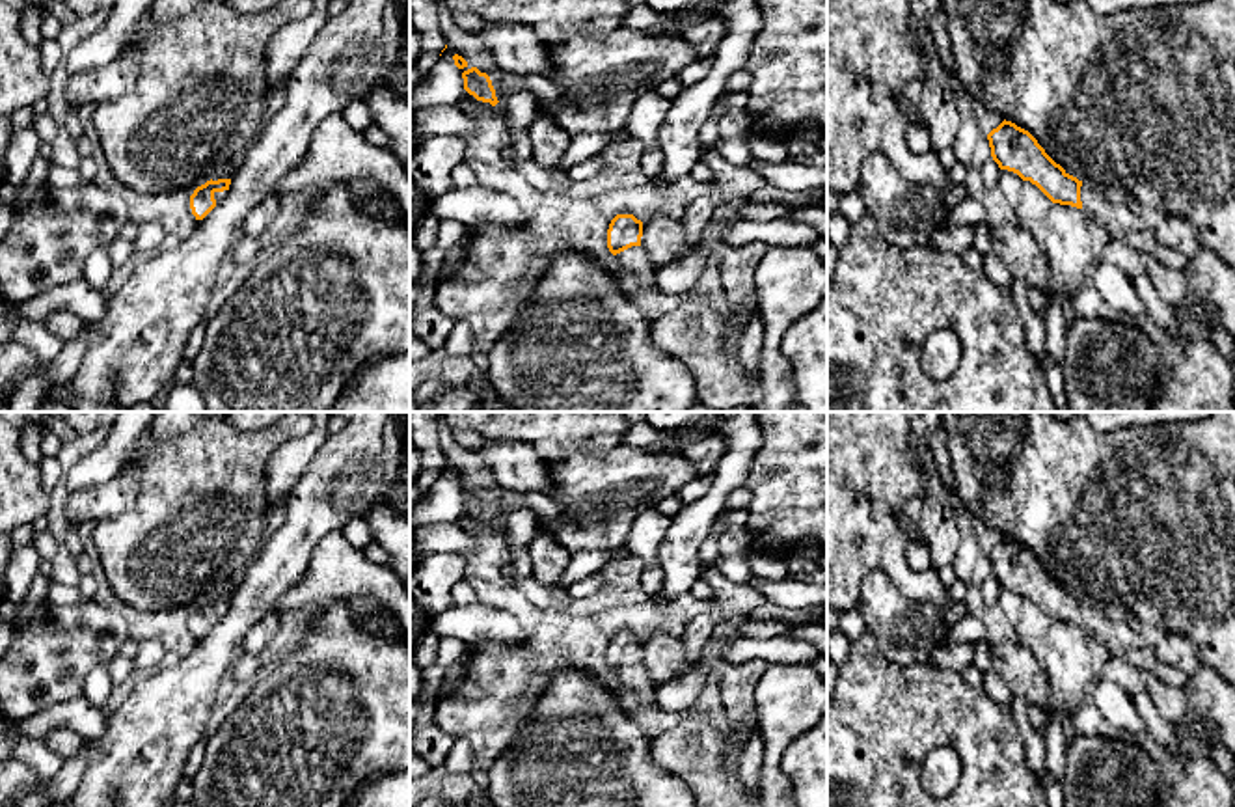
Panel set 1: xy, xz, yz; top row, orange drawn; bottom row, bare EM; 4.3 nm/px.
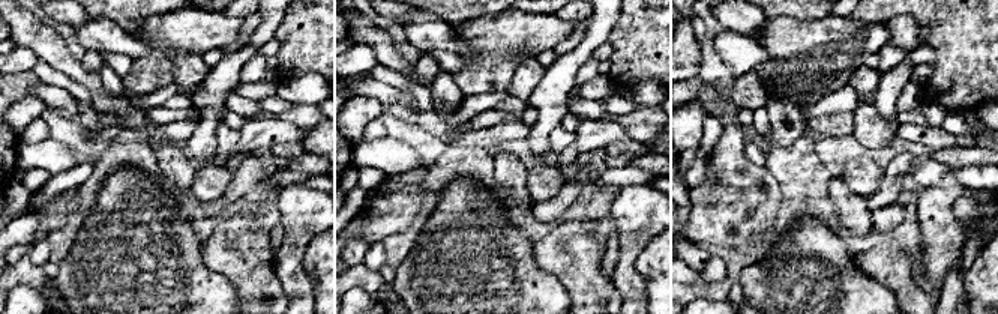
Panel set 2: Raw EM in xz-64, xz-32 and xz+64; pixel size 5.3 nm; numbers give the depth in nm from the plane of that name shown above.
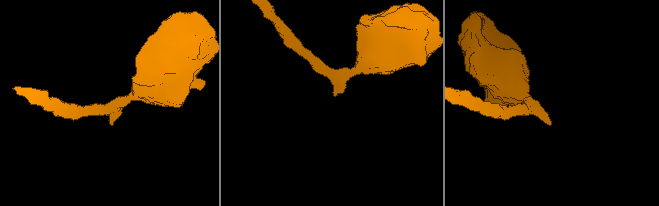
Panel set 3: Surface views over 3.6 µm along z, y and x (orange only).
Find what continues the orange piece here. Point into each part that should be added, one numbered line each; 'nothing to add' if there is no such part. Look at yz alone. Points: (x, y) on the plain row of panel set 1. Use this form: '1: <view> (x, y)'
1: yz (1118, 638)

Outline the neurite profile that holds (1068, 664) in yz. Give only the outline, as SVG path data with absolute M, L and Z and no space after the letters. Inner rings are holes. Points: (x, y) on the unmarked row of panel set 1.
M1054 621L1045 641L1049 652L1043 671L1049 678L1049 701L1043 708L1056 721L1073 719L1086 701L1086 688L1097 680L1088 632L1082 626Z

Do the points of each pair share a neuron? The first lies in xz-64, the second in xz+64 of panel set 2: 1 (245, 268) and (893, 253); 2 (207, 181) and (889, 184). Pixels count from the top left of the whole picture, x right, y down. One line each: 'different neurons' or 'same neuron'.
1: same neuron
2: different neurons

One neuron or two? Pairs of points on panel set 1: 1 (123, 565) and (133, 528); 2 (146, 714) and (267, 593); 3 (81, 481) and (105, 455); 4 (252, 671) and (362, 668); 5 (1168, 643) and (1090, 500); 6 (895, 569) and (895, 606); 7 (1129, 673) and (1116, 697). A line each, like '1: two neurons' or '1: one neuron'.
1: one neuron
2: one neuron
3: one neuron
4: two neurons
5: two neurons
6: two neurons
7: two neurons

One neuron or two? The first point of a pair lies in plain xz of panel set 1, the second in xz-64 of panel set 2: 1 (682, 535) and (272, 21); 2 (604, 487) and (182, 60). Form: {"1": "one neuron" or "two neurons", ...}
{"1": "one neuron", "2": "two neurons"}

